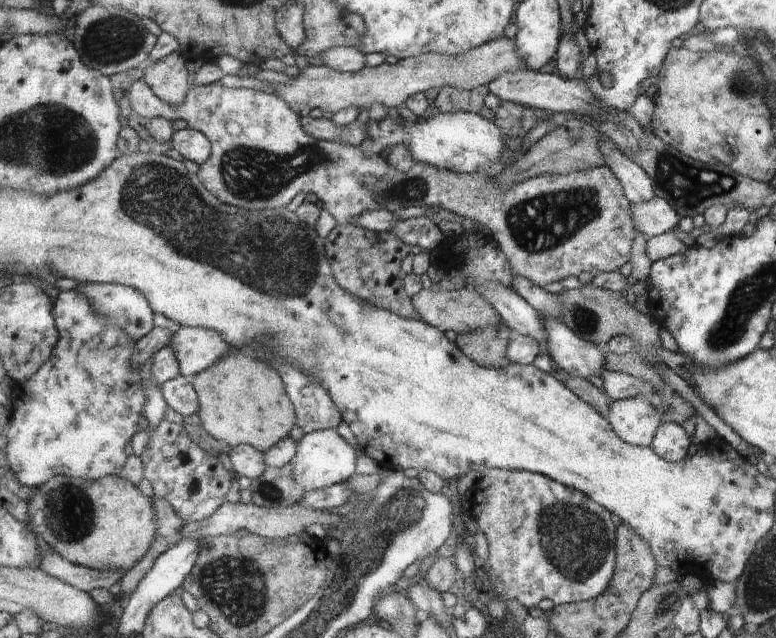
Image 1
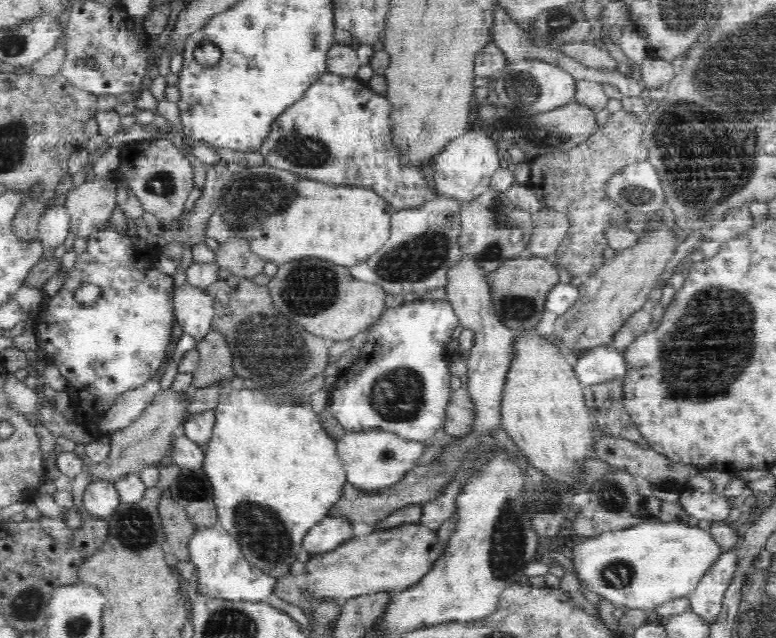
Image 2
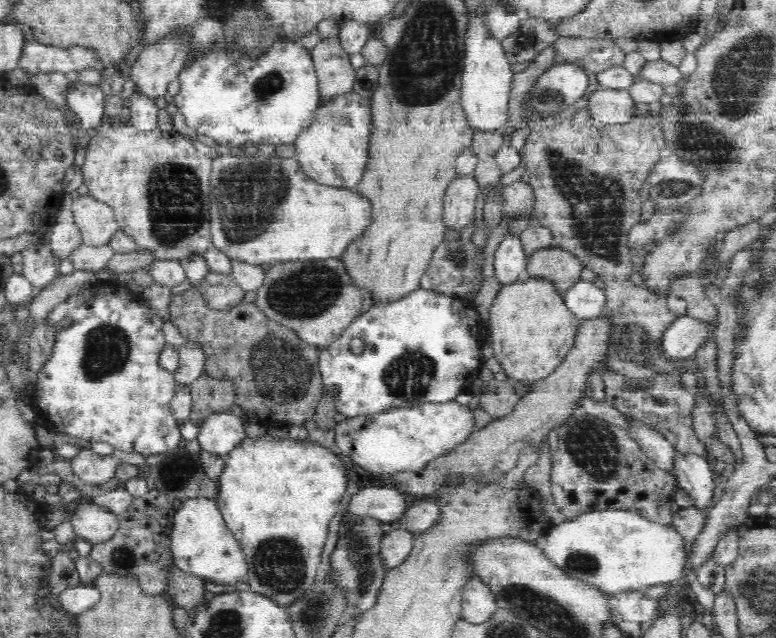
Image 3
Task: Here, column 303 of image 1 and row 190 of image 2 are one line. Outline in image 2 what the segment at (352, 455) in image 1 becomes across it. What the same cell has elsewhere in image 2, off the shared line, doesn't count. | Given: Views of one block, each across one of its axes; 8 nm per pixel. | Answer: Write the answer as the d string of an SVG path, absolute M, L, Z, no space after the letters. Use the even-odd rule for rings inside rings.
M468 130L442 149L434 161L434 184L436 195L452 197L461 203L474 200L489 189L491 178L496 169L503 164L498 158L496 142L484 130Z

